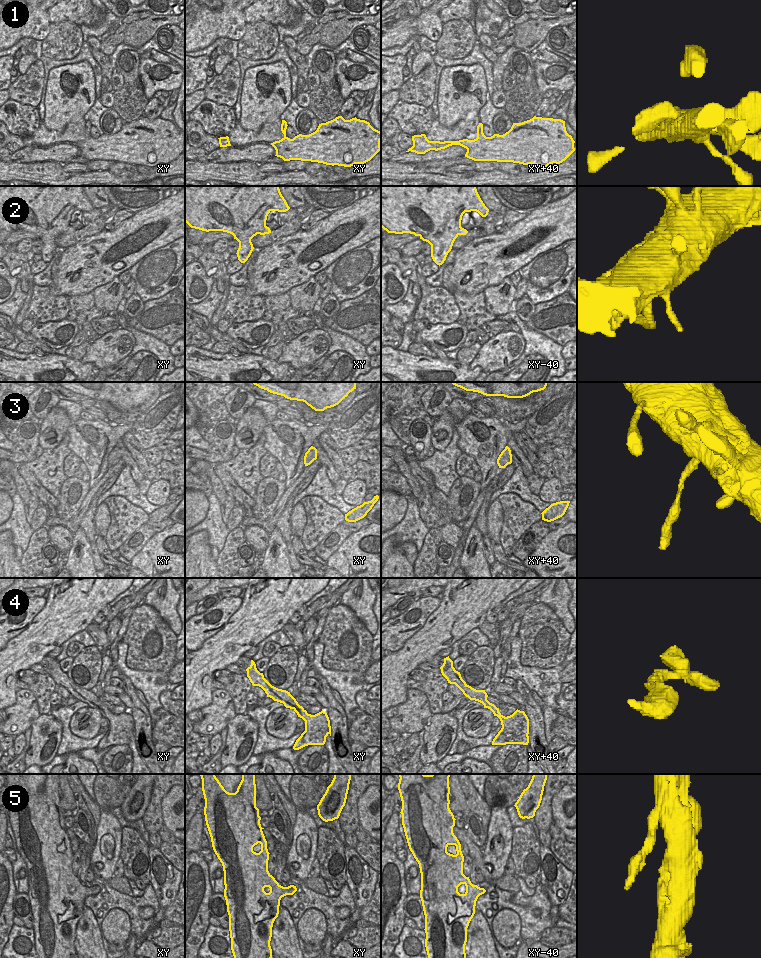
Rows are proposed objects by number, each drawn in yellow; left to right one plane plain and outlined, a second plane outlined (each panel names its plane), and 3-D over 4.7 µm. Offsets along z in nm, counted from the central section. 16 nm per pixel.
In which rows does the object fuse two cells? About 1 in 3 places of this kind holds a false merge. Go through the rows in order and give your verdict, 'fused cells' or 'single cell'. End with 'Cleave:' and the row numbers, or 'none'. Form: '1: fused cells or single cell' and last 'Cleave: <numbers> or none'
1: single cell
2: single cell
3: fused cells
4: single cell
5: single cell
Cleave: 3

